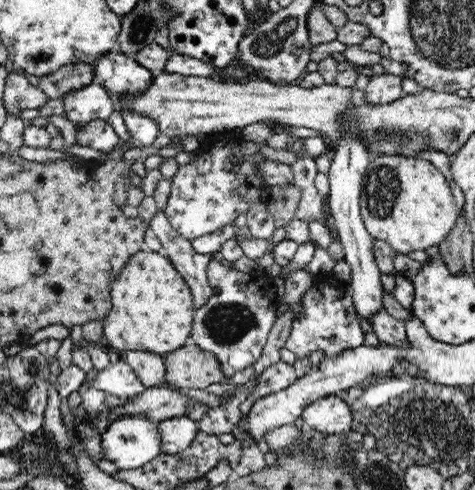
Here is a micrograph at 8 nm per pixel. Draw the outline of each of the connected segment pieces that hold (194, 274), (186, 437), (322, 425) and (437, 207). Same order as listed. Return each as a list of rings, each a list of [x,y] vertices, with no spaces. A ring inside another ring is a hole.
[[[158,209],[150,218],[148,226],[160,239],[164,255],[190,287],[195,308],[200,308],[200,304],[204,304],[212,296],[212,287],[207,277],[210,255],[199,253],[192,247],[191,239],[180,237],[170,224],[165,211]]]
[[[187,414],[163,419],[159,421],[158,426],[162,437],[161,452],[164,454],[186,450],[200,431],[197,422]]]
[[[336,394],[312,402],[301,413],[306,427],[326,434],[342,434],[351,430],[352,413],[347,401]]]
[[[378,154],[367,166],[361,186],[361,217],[373,239],[388,243],[399,254],[436,246],[454,228],[459,209],[448,178],[424,157]]]

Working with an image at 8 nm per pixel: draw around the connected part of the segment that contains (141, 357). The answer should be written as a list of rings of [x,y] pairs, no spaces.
[[[126,350],[124,356],[146,389],[165,384],[166,367],[162,355],[142,350]]]

